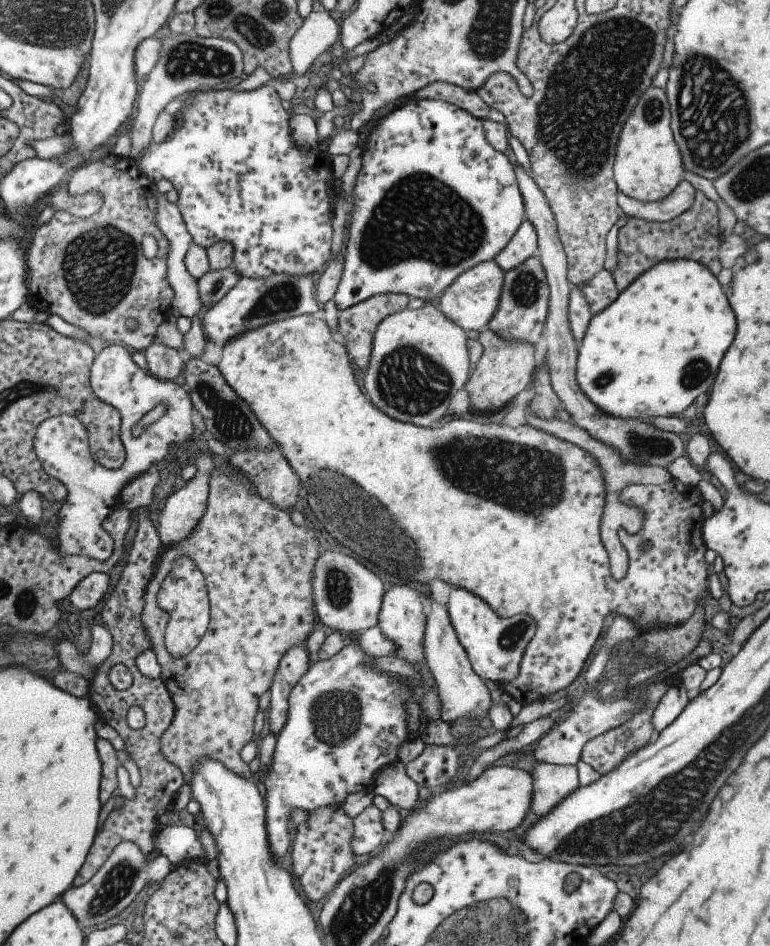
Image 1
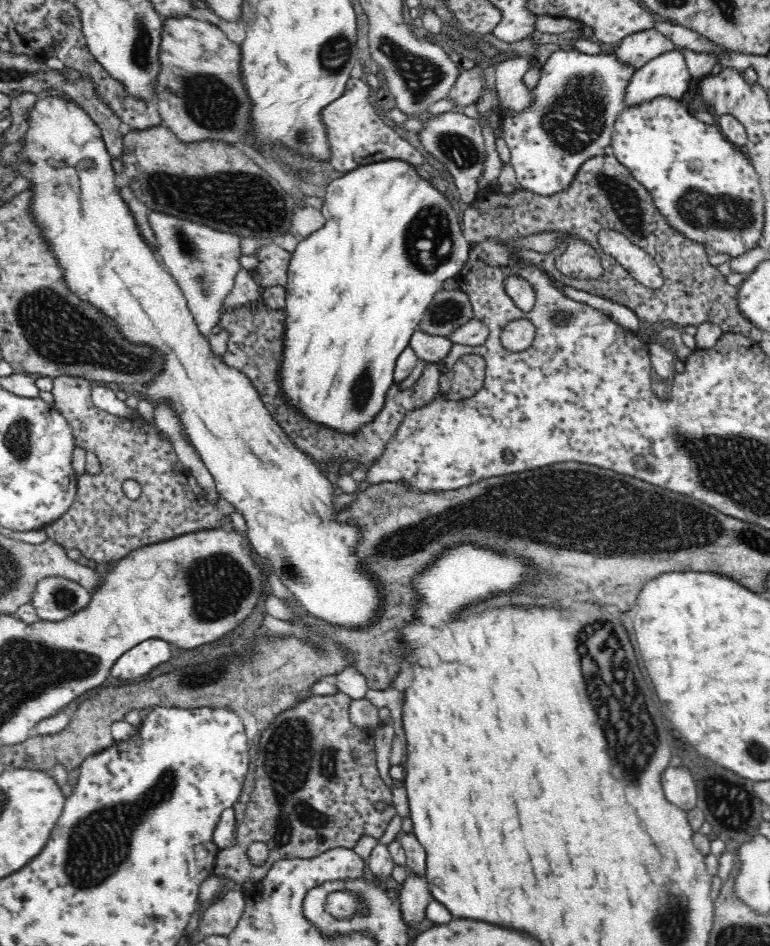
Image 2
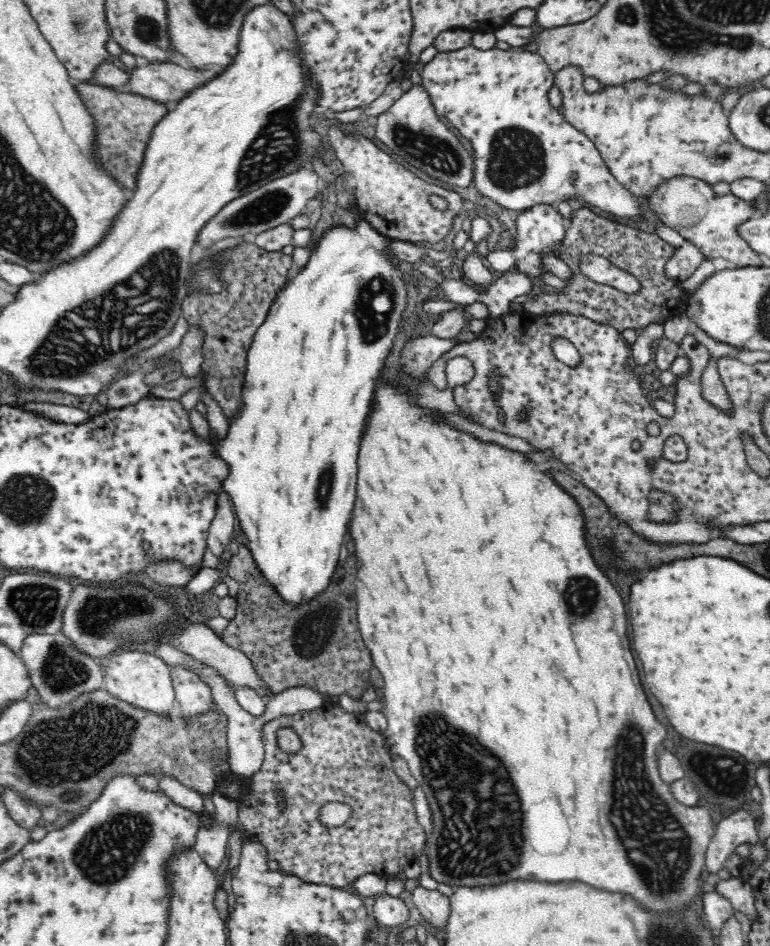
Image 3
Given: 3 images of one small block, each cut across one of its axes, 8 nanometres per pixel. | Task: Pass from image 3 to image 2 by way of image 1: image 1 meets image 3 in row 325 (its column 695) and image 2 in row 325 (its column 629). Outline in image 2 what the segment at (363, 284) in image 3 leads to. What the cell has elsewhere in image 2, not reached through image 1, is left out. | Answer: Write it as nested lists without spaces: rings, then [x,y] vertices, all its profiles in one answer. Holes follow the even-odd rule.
[[[387,159],[360,166],[342,177],[334,179],[327,187],[321,208],[325,218],[324,226],[314,234],[299,242],[292,252],[287,268],[285,325],[283,330],[282,356],[277,367],[277,381],[282,398],[290,410],[302,420],[307,420],[320,428],[341,434],[358,434],[366,424],[374,422],[382,410],[386,396],[394,385],[394,368],[401,352],[410,344],[410,337],[422,320],[427,306],[434,296],[443,290],[446,278],[455,278],[468,262],[472,248],[461,232],[460,216],[456,215],[444,196],[431,187],[421,170],[402,160]]]

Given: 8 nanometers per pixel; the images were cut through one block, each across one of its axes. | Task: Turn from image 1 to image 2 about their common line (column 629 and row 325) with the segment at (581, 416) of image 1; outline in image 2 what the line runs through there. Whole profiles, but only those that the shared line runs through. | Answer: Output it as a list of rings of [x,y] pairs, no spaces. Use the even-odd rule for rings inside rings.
[[[440,290],[427,306],[418,329],[436,336],[450,336],[456,328],[474,319],[473,306],[466,292]]]

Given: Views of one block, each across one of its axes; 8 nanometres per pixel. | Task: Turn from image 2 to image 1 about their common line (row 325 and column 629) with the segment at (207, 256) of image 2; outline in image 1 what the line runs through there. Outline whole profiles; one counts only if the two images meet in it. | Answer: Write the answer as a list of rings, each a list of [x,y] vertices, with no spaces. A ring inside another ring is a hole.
[[[683,179],[659,202],[641,202],[617,193],[616,203],[619,213],[623,213],[625,216],[647,222],[665,222],[691,208],[695,191],[693,186]]]

